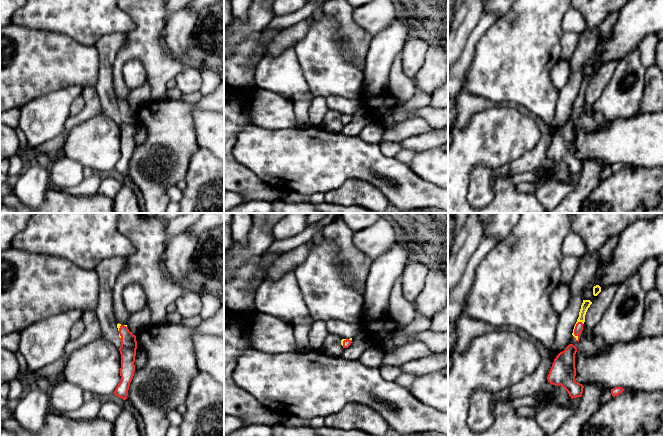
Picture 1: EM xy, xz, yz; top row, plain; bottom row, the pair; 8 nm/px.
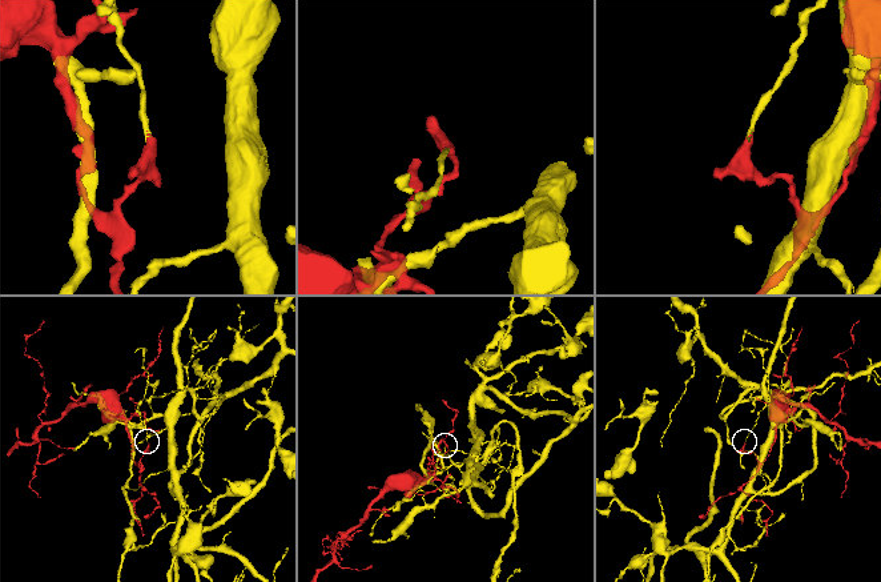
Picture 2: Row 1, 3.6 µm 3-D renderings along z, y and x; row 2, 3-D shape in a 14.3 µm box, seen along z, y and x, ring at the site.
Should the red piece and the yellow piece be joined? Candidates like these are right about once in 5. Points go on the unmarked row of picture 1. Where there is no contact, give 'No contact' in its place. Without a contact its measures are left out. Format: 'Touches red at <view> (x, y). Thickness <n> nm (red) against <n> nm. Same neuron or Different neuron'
Touches red at yz (574, 106). Thickness 70 nm (red) against 70 nm. Different neuron

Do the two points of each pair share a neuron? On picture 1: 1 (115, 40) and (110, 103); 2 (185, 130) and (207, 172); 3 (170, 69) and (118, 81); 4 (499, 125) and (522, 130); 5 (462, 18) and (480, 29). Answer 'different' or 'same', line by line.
1: same
2: different
3: same
4: same
5: different

